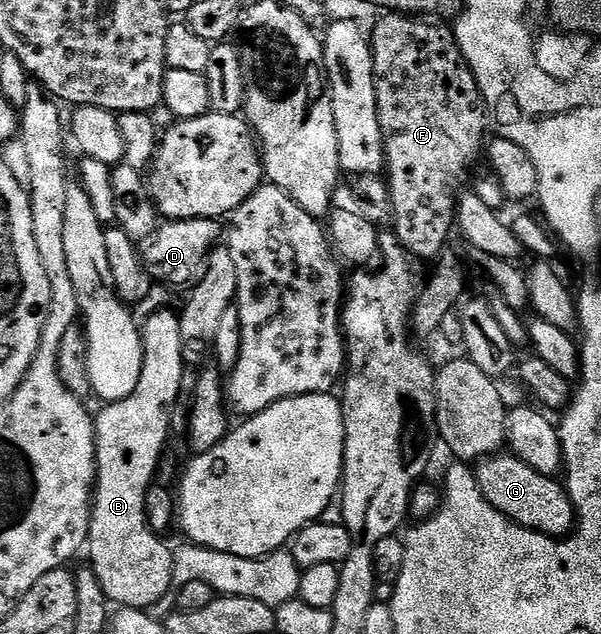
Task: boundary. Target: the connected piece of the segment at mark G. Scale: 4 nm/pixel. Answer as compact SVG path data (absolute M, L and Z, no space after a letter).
M495 454L477 465L478 485L487 502L500 514L545 536L565 538L576 527L574 503L555 477L545 476L513 454Z

